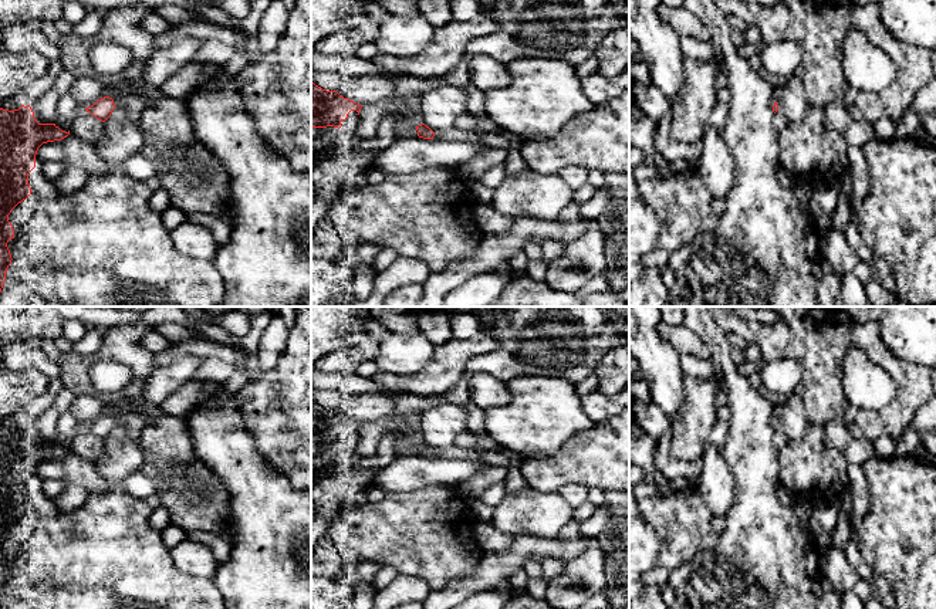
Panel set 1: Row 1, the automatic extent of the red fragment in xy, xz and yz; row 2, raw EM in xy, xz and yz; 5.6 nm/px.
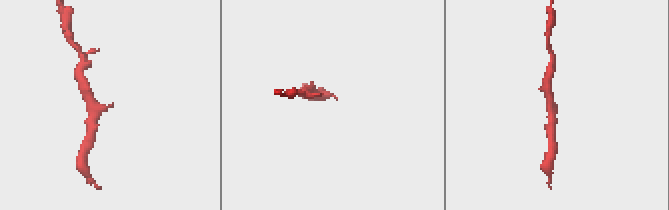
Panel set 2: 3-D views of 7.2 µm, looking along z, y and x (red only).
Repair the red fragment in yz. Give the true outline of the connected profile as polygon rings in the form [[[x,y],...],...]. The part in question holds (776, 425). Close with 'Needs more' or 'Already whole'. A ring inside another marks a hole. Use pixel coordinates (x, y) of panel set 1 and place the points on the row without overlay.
[[[771,416],[770,419],[770,424],[774,430],[774,434],[773,434],[773,443],[777,446],[777,447],[781,447],[781,446],[785,446],[790,440],[787,439],[783,427],[781,427],[781,420],[778,416]]]. Needs more

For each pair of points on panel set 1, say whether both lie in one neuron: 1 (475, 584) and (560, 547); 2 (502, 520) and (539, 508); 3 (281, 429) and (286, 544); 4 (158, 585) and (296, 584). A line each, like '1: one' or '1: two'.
1: one
2: one
3: two
4: two

